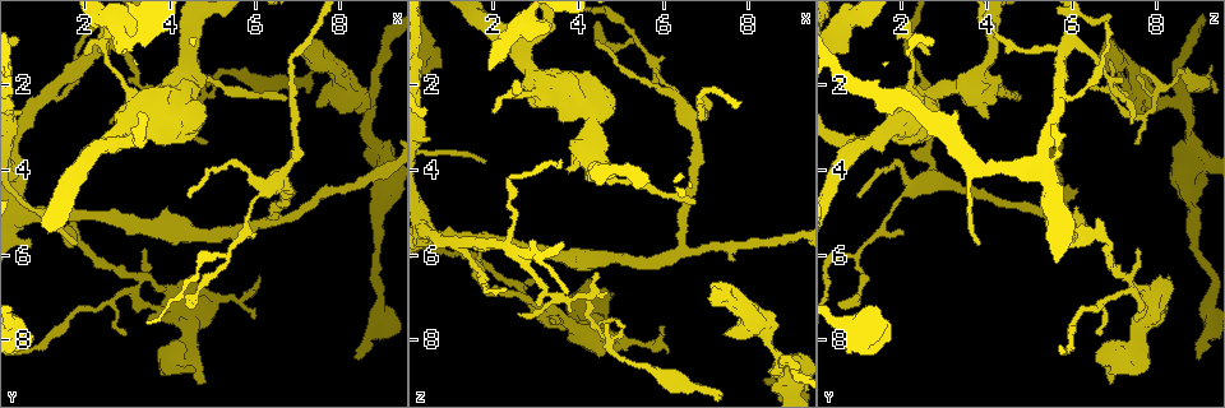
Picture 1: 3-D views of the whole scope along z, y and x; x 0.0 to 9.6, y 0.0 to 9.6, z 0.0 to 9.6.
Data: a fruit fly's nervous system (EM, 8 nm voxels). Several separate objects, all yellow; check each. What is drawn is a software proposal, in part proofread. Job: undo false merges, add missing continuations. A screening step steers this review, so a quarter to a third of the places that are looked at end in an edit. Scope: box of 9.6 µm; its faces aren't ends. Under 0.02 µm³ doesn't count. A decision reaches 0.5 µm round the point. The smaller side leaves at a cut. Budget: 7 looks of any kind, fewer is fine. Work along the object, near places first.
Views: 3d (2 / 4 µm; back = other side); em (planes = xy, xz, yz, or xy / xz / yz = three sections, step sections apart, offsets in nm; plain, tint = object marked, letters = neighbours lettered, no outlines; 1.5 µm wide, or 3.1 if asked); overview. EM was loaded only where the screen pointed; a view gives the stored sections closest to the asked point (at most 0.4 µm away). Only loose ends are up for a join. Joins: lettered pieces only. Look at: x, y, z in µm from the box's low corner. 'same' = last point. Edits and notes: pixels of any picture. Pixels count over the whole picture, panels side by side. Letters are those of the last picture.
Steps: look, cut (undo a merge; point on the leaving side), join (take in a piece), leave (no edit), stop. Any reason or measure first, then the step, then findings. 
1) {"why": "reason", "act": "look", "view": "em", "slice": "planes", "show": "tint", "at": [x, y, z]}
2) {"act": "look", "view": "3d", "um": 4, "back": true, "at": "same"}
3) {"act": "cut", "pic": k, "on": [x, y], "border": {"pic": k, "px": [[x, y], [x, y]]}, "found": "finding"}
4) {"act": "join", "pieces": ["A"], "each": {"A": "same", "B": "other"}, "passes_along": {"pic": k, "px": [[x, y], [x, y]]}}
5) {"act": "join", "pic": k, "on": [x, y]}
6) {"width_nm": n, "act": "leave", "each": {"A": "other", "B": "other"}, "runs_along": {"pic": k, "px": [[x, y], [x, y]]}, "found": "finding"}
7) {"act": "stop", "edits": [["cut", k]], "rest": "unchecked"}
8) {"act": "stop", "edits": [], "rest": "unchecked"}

{"why": "free end", "act": "look", "view": "em", "slice": "planes", "show": "tint", "at": [4.70, 9.10, 6.95]}

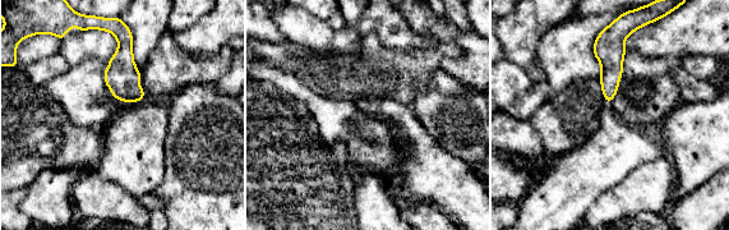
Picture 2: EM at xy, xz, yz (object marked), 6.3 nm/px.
{"why": "see the neighbours", "act": "look", "view": "em", "slice": "planes", "show": "letters", "at": "same"}

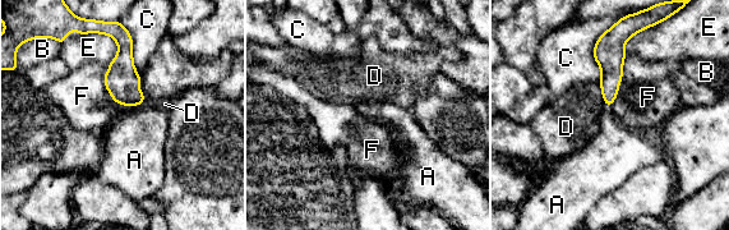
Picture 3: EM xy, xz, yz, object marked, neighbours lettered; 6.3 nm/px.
{"act": "join", "pieces": ["A"], "each": {"A": "same", "B": "other", "C": "other", "D": "other", "E": "other", "F": "other"}, "passes_along": {"pic": 3, "px": [[121, 78], [135, 105], [134, 143]]}, "found": "the neuron continues"}

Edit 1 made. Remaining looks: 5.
{"act": "look", "view": "3d", "um": 2, "at": [8.65, 2.50, 8.60]}

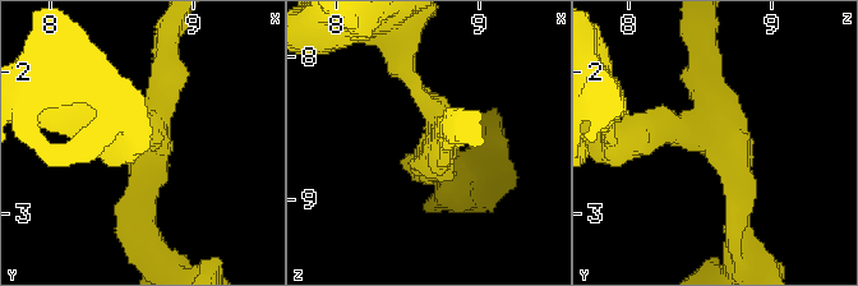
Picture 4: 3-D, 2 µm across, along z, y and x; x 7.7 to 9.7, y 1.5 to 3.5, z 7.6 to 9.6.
{"why": "now the EM", "act": "look", "view": "em", "slice": "xy", "step": 8, "show": "plain", "at": [8.72, 2.42, 8.58]}

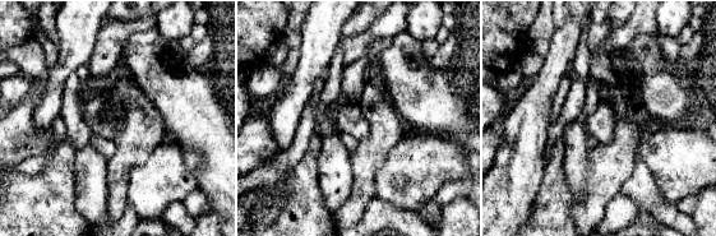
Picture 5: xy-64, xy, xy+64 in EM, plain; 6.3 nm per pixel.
{"why": "see the neighbours", "act": "look", "view": "em", "slice": "xy", "step": 8, "show": "letters", "at": "same"}

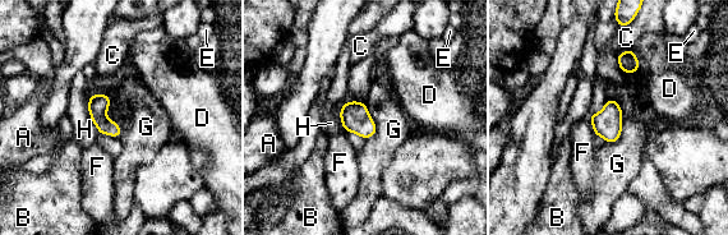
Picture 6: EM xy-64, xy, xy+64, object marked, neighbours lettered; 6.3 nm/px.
{"act": "leave", "each": {"A": "other", "B": "other", "C": "other", "D": "other", "E": "other", "F": "other", "G": "other", "H": "other"}, "border": {"pic": 6, "px": [[588, 116], [595, 134]]}, "found": "continuous, no second neuron"}

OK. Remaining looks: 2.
{"act": "stop", "edits": [["join", 3]], "rest": "unchecked"}

